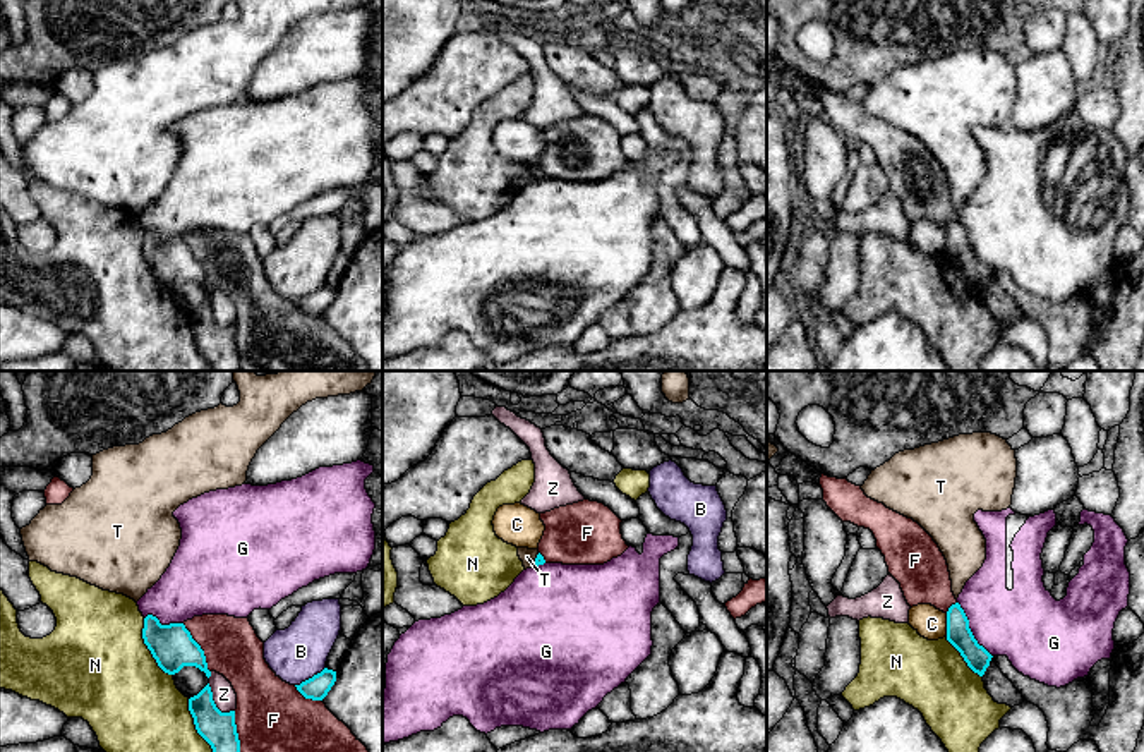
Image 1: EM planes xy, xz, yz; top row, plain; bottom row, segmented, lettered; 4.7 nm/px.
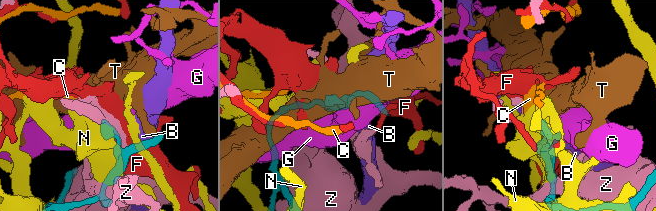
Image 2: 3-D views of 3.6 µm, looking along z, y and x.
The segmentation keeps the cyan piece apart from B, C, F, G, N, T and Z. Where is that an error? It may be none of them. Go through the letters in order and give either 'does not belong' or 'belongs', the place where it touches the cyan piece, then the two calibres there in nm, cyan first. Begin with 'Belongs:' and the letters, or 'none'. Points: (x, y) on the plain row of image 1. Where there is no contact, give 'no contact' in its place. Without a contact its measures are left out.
Belongs: none
B: does not belong | xy (309, 294) | 110/260 nm
C: does not belong | yz (947, 241) | 120/140 nm
F: does not belong | xy (199, 263) | 200/260 nm
G: does not belong | yz (969, 244) | 120/340 nm
N: does not belong | xy (148, 263) | 200/480 nm
T: does not belong | xz (535, 175) | 50/70 nm
Z: does not belong | xy (215, 320) | 160/110 nm

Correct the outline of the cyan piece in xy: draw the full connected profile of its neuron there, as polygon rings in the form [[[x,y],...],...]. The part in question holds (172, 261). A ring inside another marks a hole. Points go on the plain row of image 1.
[[[153,230],[144,233],[142,254],[158,282],[175,290],[184,282],[196,282],[211,292],[201,261],[192,254],[184,239],[161,240]]]

